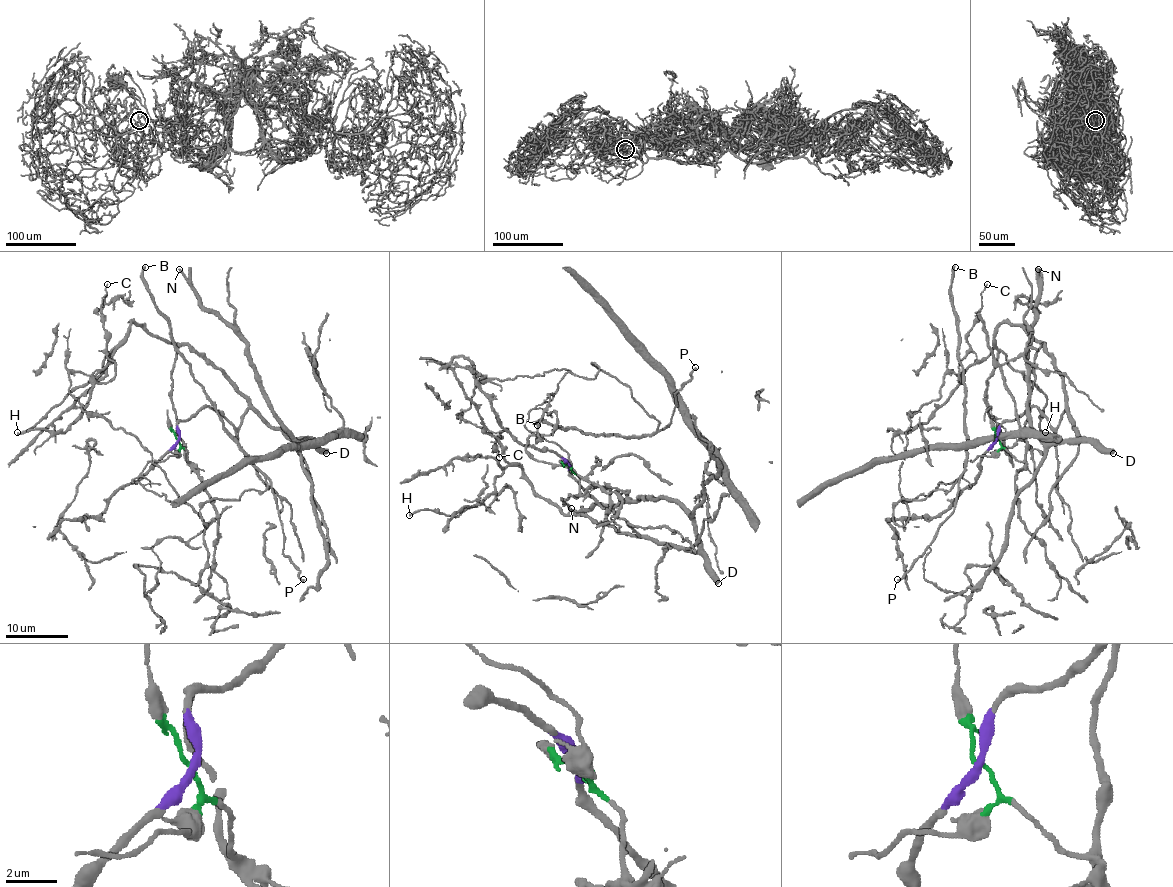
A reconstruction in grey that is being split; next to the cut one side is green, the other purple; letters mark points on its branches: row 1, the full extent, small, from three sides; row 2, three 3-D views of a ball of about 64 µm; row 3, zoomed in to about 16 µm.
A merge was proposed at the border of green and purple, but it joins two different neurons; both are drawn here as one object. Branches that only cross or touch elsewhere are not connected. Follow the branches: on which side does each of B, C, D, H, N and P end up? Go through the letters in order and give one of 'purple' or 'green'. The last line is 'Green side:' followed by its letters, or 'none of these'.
B: green
C: green
D: purple
H: purple
N: purple
P: green
Green side: B, C, P

